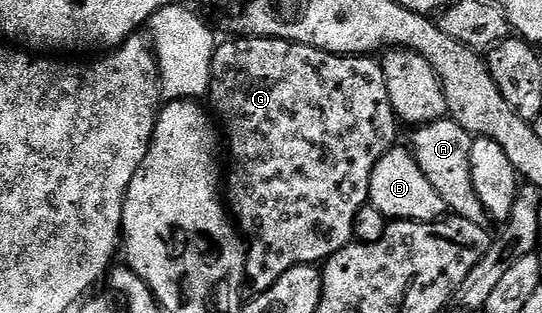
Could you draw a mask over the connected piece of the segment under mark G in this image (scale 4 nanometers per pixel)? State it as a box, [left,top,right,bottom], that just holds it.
[208,35,400,295]

